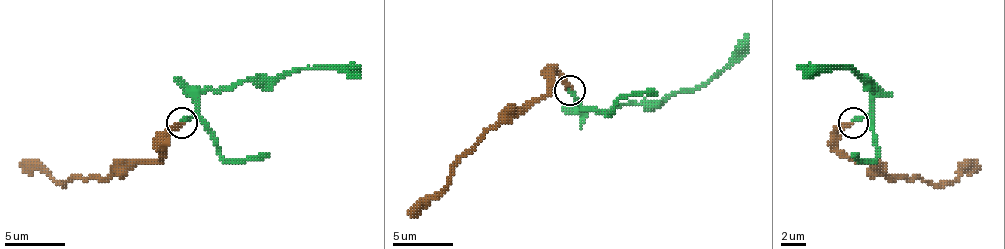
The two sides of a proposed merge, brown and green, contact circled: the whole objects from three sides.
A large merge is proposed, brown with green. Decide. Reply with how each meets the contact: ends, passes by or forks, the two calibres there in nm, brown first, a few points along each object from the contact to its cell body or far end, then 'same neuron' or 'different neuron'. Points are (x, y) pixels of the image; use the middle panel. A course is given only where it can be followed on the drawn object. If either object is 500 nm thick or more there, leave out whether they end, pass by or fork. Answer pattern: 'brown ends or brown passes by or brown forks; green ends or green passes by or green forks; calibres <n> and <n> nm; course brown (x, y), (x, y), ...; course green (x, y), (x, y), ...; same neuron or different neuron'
brown ends; green ends; calibres 240 and 200 nm; course brown (569, 89), (556, 74), (550, 74), (547, 92), (511, 107), (462, 156), (444, 186), (408, 214); course green (569, 89), (590, 110), (614, 110), (632, 104), (663, 104), (678, 92), (705, 86), (748, 34); same neuron

